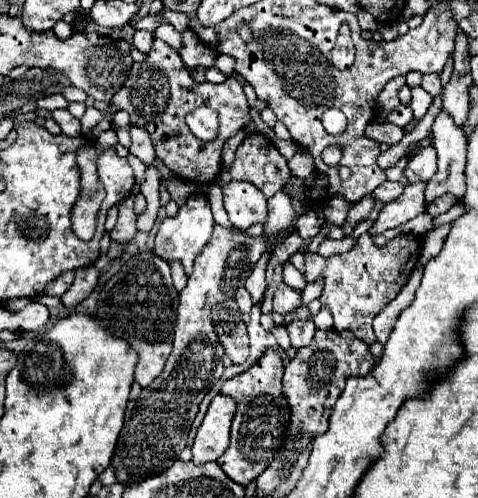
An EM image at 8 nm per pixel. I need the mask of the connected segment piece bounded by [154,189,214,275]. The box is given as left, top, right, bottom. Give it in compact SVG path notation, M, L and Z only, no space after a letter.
M202 189L196 195L190 195L188 201L178 209L178 213L174 217L168 217L160 223L154 253L158 257L162 257L164 261L180 261L186 269L186 275L190 275L192 263L194 263L196 255L200 253L200 247L204 243L208 243L208 239L212 235L212 227L214 227L214 217L212 217L212 211L210 211L208 193L204 193L204 189Z

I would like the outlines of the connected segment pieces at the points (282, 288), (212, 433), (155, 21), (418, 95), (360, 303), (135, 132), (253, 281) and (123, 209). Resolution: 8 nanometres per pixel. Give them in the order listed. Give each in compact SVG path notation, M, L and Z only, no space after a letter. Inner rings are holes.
M286 283L278 285L276 293L274 293L274 311L280 315L292 313L300 307L300 291L288 287Z
M216 395L208 407L208 413L194 437L192 461L196 465L216 461L230 443L230 421L236 411L236 401L226 395Z
M146 15L146 17L142 17L140 21L136 21L132 27L134 27L136 31L148 31L148 33L152 33L158 25L160 25L160 17L156 17L156 15Z
M414 87L414 89L412 89L412 103L410 103L410 107L412 107L412 111L414 111L414 119L416 119L416 121L424 117L424 113L426 113L428 107L430 107L430 103L432 103L432 97L430 97L424 89L420 89L420 87Z
M360 235L352 251L324 258L318 254L306 253L305 279L308 283L322 279L324 291L320 301L330 307L336 331L352 331L360 341L372 345L376 335L372 331L374 317L400 293L406 285L406 277L414 271L420 253L418 235L398 235L382 247L376 247L372 237Z
M130 123L130 137L132 137L130 153L136 155L142 163L154 163L156 153L154 153L154 145L150 141L148 131L144 127L138 127L138 125Z
M264 253L262 259L256 263L252 275L246 279L246 289L250 291L250 295L252 295L252 303L254 303L254 305L260 303L260 299L262 299L262 295L264 295L264 291L266 291L266 281L264 281L266 265L268 265L268 255Z
M134 197L124 199L118 205L118 223L110 231L110 239L116 243L130 243L136 235L136 213L134 213Z

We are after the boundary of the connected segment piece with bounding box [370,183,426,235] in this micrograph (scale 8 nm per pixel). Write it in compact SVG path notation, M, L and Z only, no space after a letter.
M426 183L408 185L400 199L384 205L384 209L380 211L374 227L370 229L370 235L384 233L386 229L398 227L398 225L414 219L416 215L424 213L424 191L426 191Z

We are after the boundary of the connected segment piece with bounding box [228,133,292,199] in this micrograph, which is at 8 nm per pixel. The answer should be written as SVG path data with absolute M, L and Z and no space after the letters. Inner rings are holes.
M262 133L246 135L246 139L236 149L236 159L230 165L228 173L232 179L256 185L266 195L266 199L280 191L292 177L286 159Z

